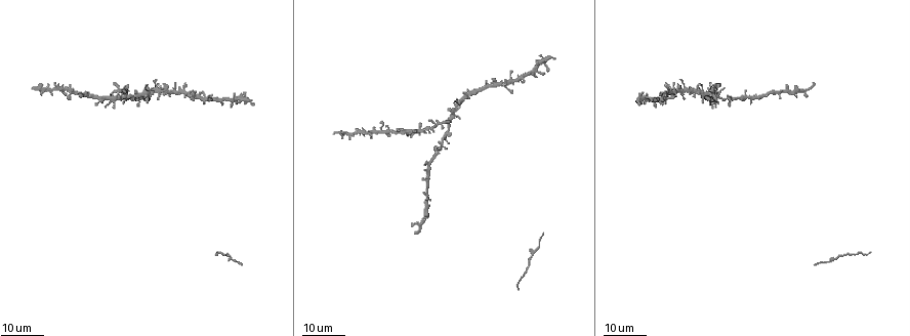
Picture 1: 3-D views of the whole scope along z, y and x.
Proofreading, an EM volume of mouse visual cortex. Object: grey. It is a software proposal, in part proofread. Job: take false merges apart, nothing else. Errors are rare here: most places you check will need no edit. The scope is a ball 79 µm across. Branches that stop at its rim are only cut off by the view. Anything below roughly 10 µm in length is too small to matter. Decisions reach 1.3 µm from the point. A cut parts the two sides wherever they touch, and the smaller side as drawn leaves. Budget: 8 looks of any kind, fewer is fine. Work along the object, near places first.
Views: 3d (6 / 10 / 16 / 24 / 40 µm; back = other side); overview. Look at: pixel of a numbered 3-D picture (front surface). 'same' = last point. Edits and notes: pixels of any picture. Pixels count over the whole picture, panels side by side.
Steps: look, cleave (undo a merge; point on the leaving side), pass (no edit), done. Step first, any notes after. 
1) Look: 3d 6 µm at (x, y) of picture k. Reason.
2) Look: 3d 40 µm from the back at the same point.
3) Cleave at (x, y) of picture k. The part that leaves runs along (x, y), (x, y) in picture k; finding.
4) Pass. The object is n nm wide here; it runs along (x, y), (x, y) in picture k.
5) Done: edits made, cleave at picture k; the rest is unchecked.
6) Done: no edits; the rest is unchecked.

Look: 3d 16 µm at (424, 214) of picture 1.

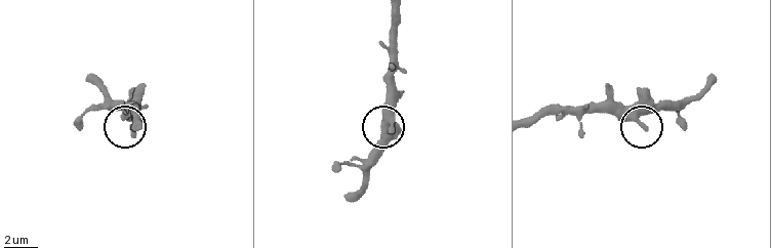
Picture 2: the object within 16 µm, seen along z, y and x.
Look: 3d 6 µm at (389, 132) of picture 2. Closer look.

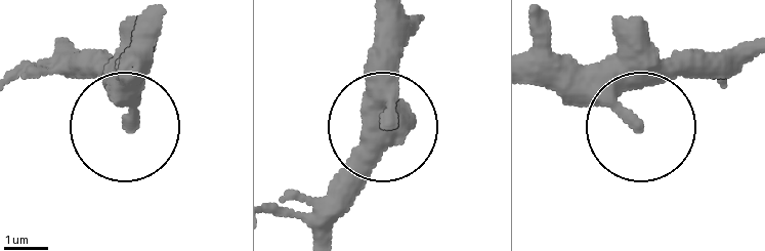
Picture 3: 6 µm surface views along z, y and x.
Pass. It runs along (130, 124), (130, 50) in picture 3; all the same cell.

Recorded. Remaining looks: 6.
Look: 3d 16 µm at (726, 100) of picture 1. Small branch off a trunk.

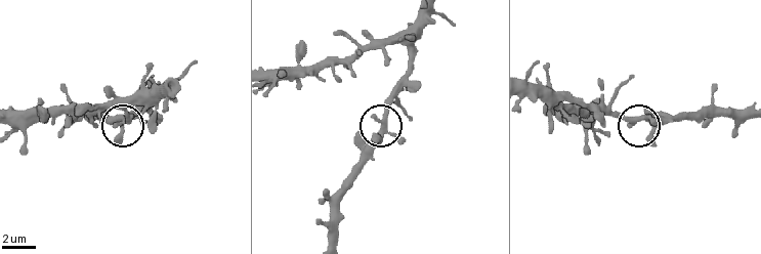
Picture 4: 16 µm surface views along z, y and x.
Look: 3d 10 µm at (381, 129) of picture 4.

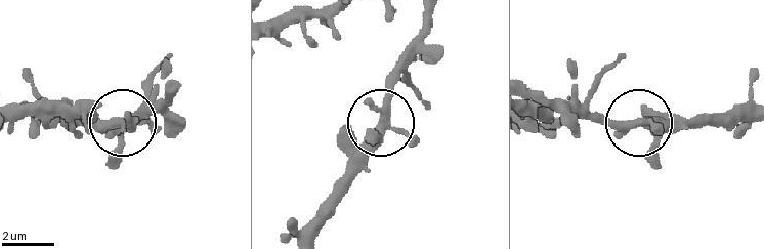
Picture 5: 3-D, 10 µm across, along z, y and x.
Pass. The object is 340 nm wide here; one cell here.

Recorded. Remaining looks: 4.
Look: 3d 24 µm at (145, 92) of picture 1. Two arms at a narrow angle.

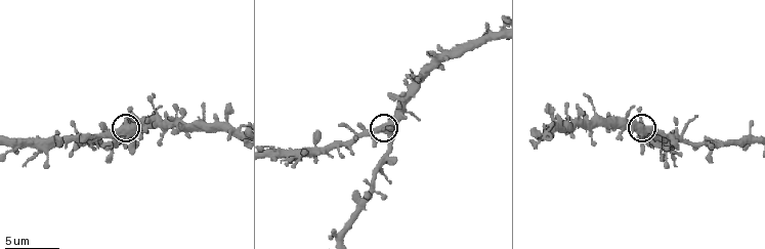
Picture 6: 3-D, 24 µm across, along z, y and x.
Look: 3d 6 µm at (127, 127) of picture 6.

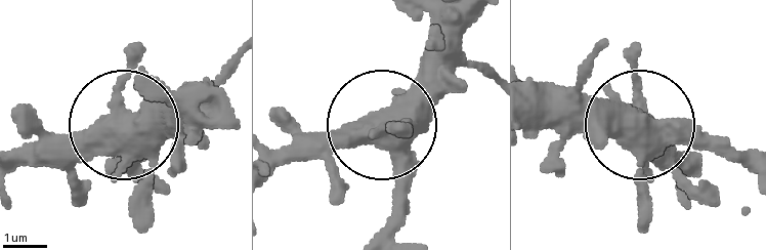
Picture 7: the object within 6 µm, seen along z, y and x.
Pass. One cell here.

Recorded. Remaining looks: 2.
Look: 3d 10 µm at (744, 141) of picture 6. Four-way junction.

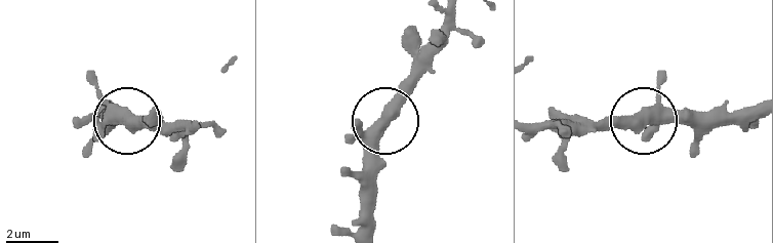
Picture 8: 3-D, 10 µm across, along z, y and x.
Look: 3d 6 µm at (125, 113) of picture 8. Closer look.

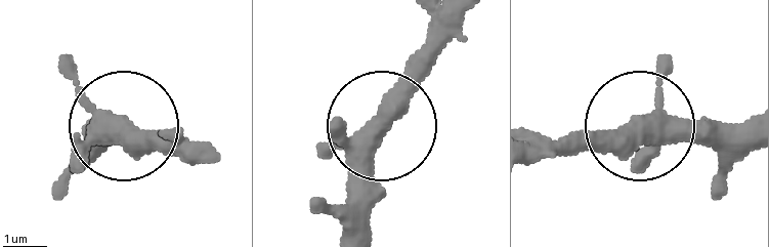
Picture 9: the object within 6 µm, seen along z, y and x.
Pass. It runs along (750, 124), (629, 124), (555, 146) in picture 9; one cell here.

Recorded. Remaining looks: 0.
Done: no edits; the rest is unchecked.

